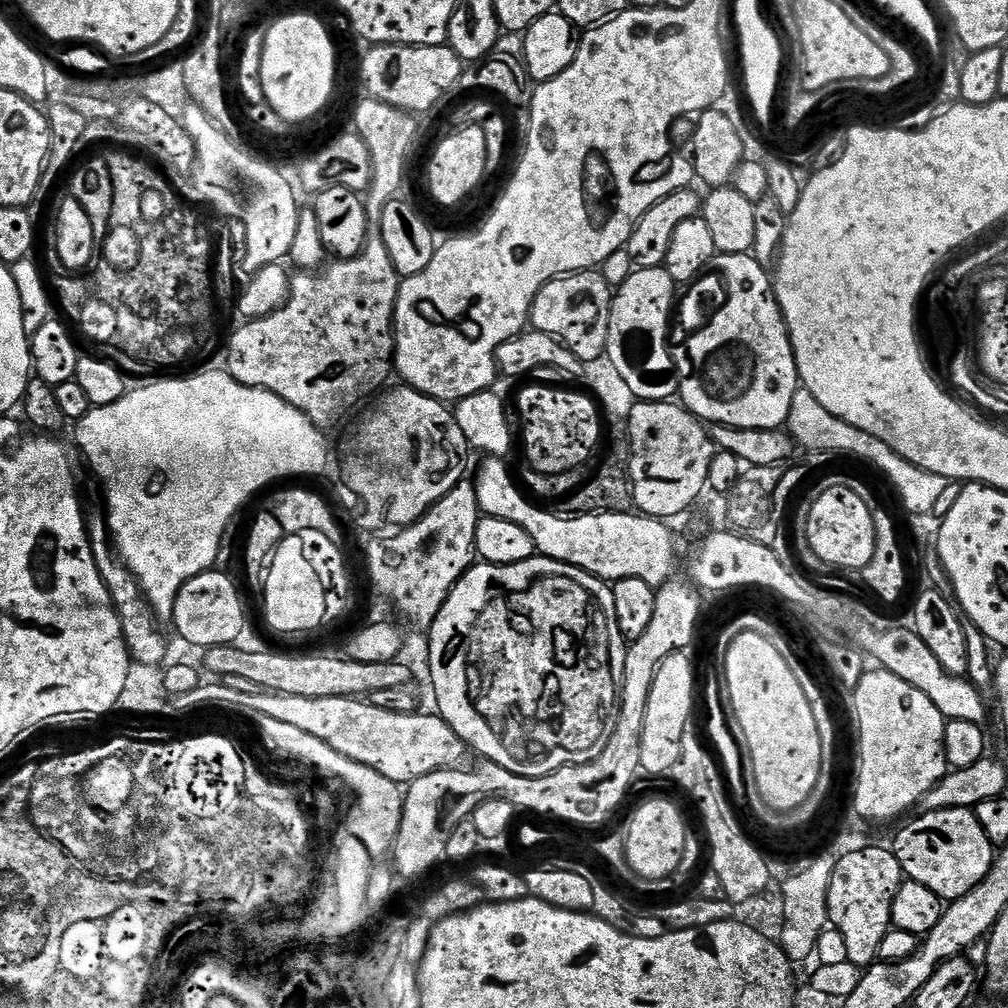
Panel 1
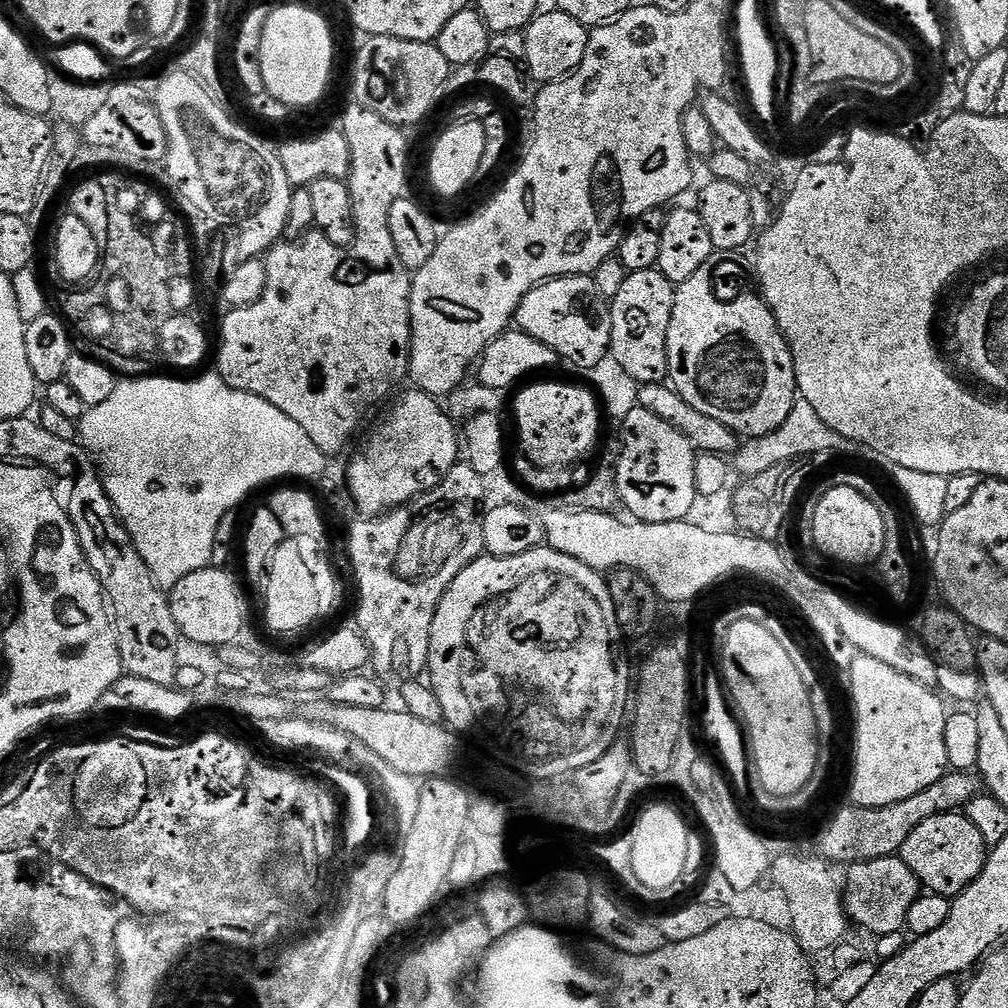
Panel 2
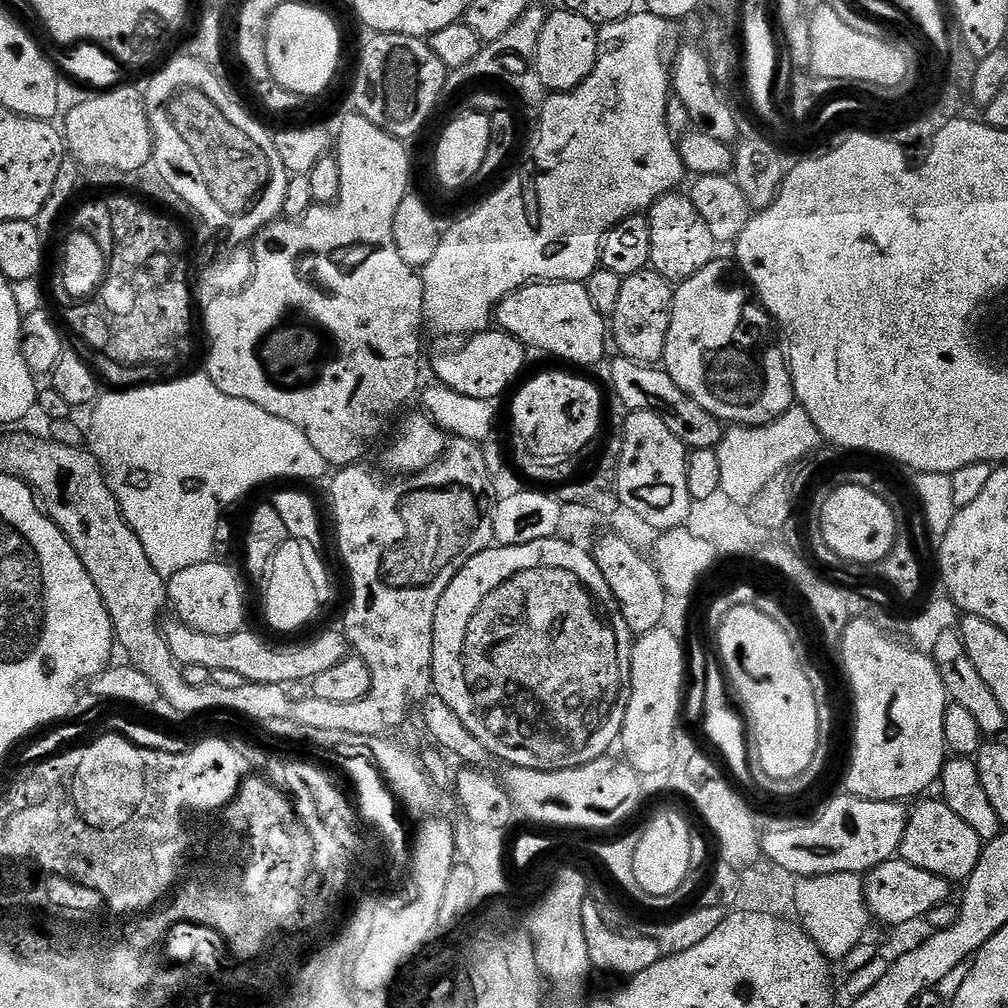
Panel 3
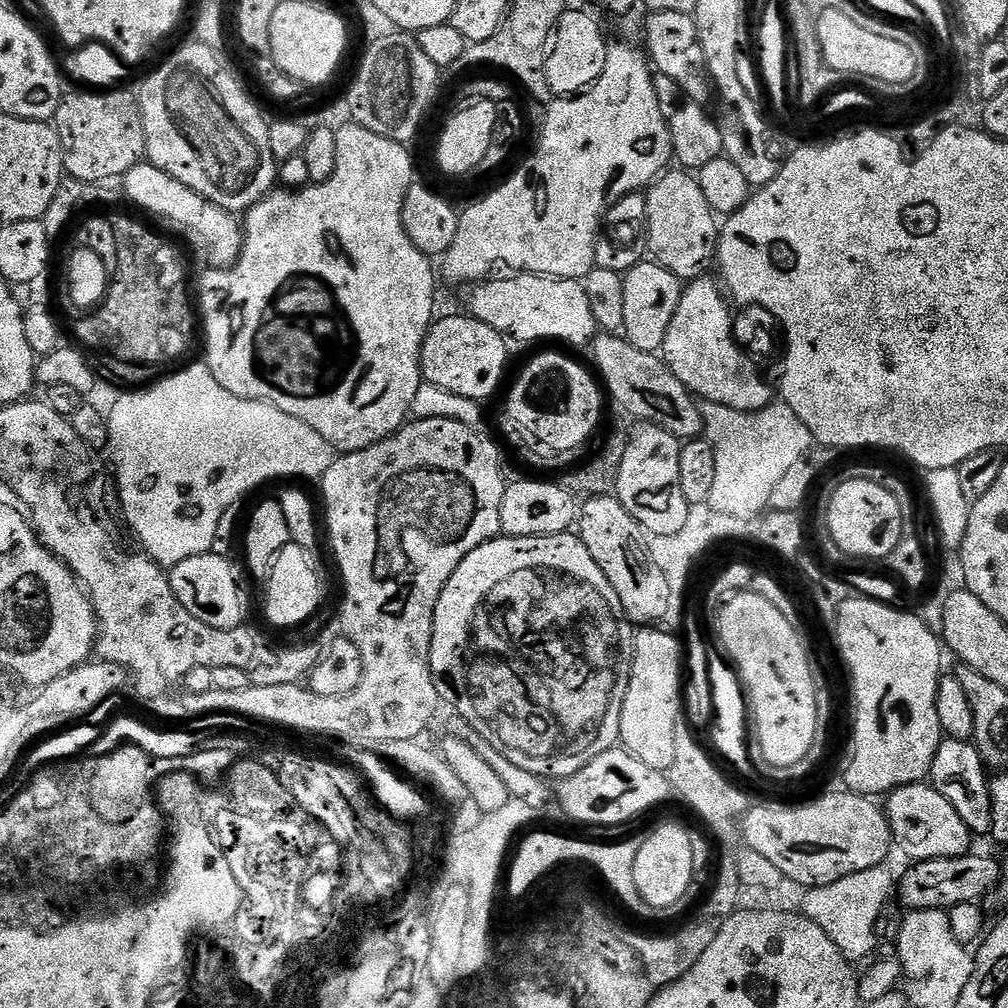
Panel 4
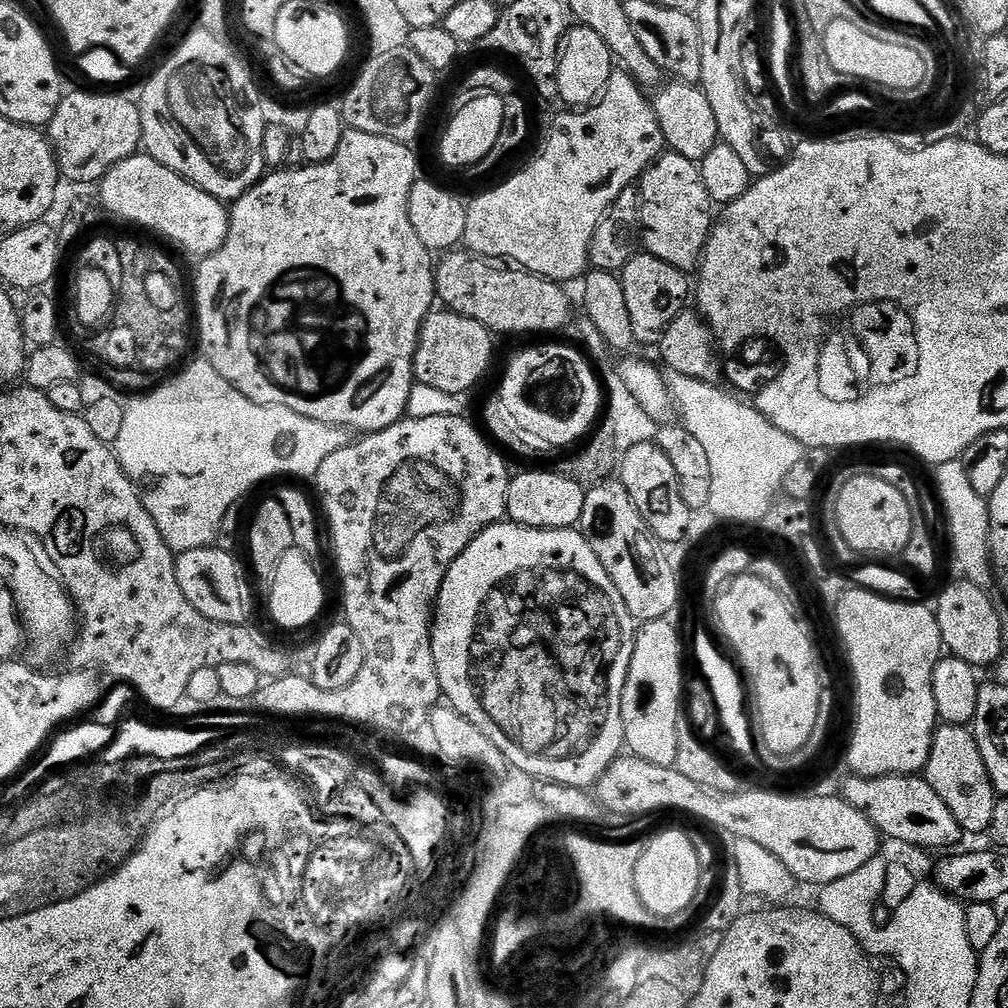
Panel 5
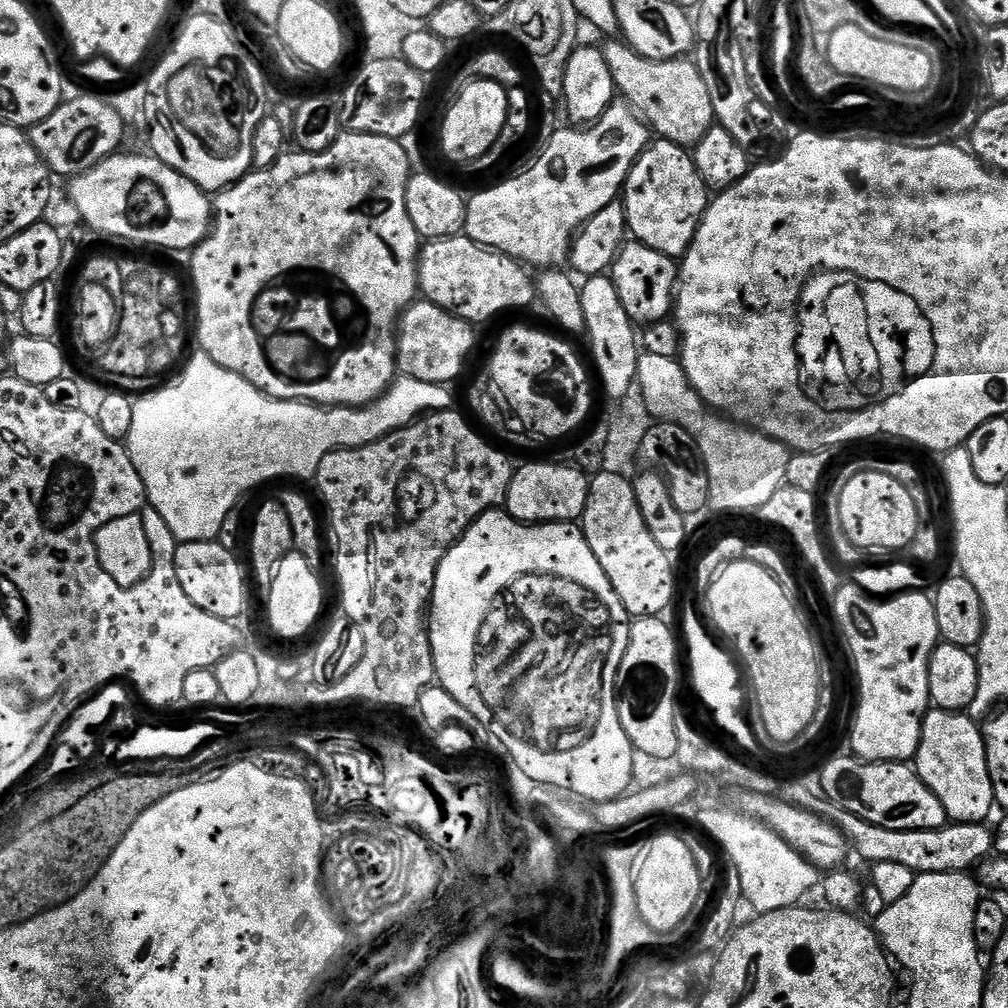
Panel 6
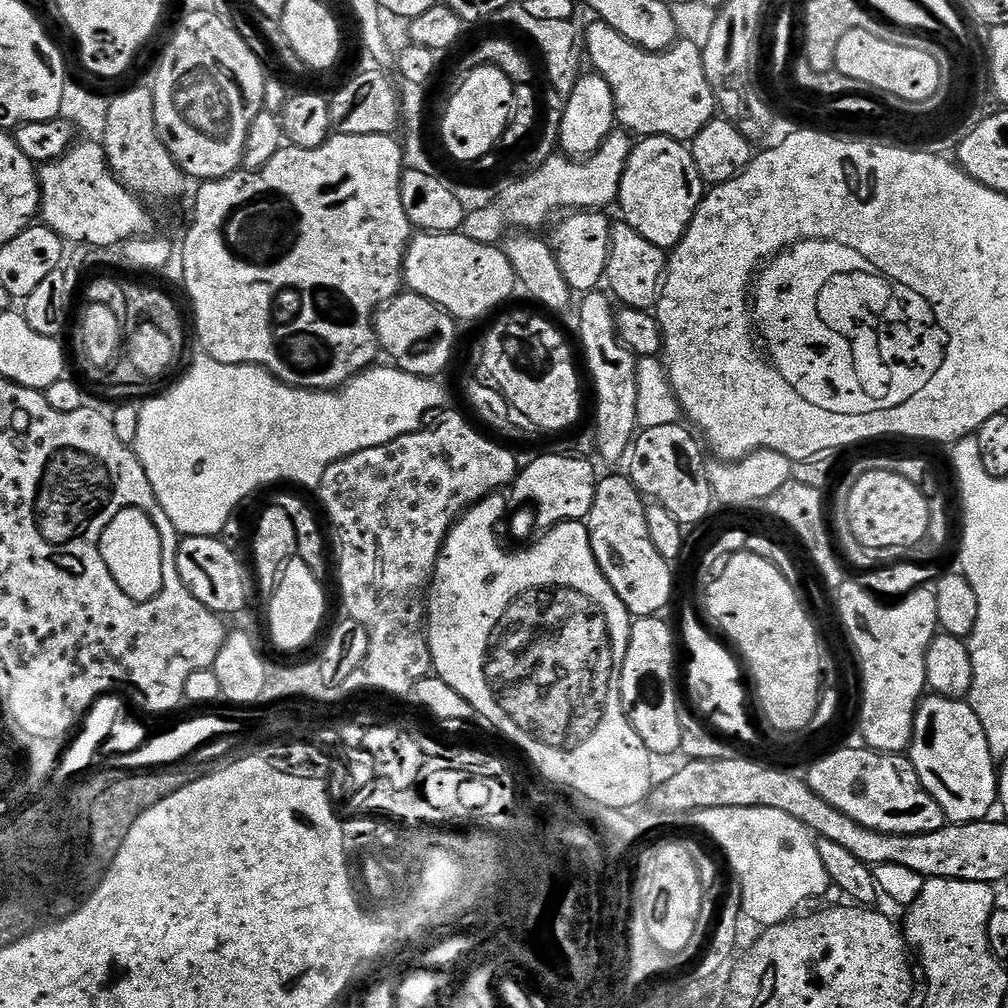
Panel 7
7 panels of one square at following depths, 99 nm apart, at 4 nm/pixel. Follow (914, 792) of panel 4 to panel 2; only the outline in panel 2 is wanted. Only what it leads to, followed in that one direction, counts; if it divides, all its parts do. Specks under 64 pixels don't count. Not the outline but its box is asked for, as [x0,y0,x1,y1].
[898,812,989,898]

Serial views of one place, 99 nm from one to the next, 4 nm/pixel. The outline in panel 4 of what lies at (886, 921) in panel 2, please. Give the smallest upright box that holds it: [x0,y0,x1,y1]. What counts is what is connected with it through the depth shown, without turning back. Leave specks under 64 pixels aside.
[898,856,1001,912]

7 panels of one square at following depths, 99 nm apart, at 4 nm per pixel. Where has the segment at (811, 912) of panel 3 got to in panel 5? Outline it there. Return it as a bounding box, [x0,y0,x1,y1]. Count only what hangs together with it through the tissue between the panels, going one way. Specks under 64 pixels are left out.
[819,854,892,957]

